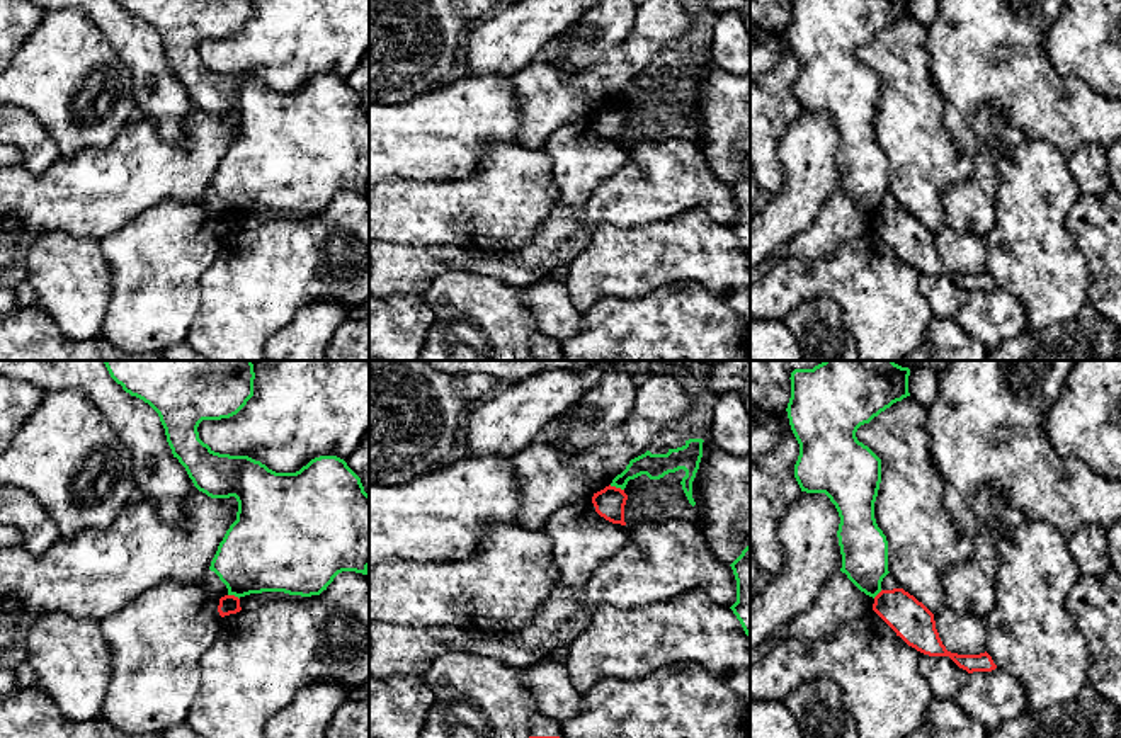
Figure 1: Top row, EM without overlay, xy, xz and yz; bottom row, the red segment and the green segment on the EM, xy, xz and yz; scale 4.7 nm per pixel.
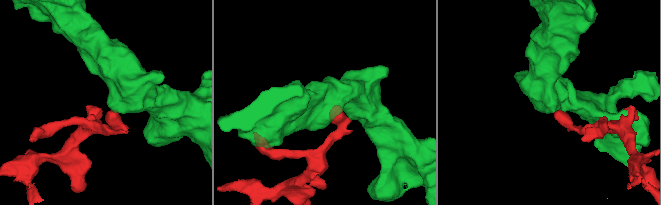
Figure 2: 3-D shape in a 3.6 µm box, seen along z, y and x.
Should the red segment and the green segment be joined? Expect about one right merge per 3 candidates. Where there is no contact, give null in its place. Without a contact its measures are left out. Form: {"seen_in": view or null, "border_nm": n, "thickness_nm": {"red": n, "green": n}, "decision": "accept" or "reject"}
{"seen_in": "xz", "border_nm": 80, "thickness_nm": {"red": 140, "green": 120}, "decision": "reject"}

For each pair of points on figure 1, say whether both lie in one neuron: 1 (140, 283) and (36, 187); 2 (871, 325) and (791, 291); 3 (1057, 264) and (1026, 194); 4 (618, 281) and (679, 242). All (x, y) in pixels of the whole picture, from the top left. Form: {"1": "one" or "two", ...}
{"1": "two", "2": "one", "3": "one", "4": "one"}

